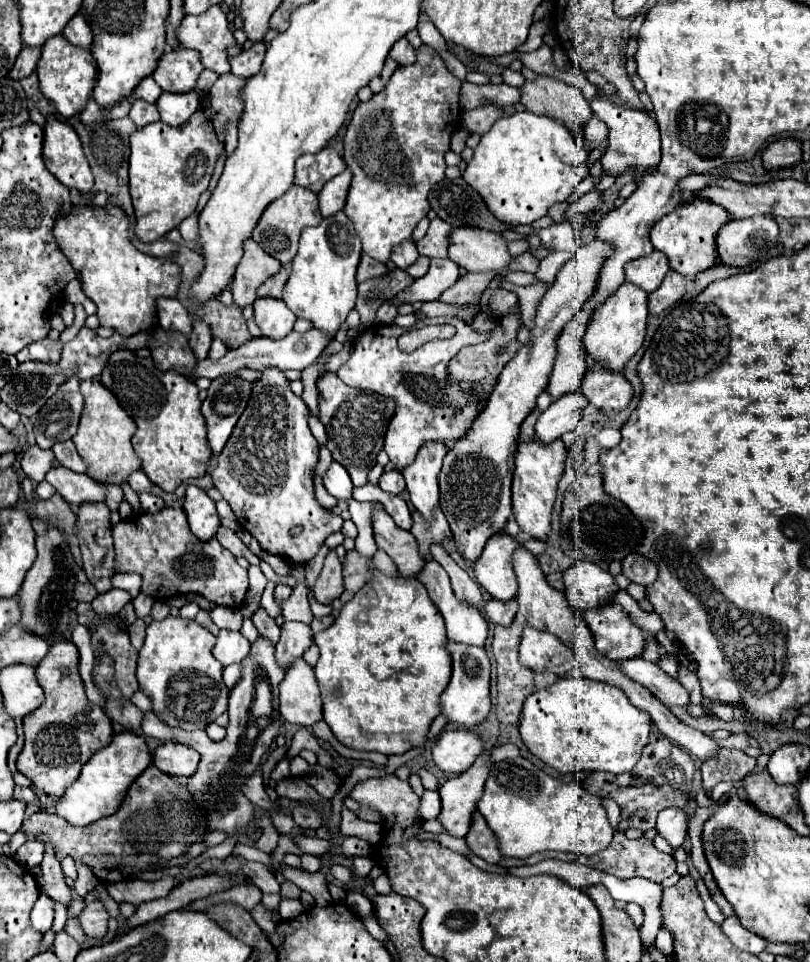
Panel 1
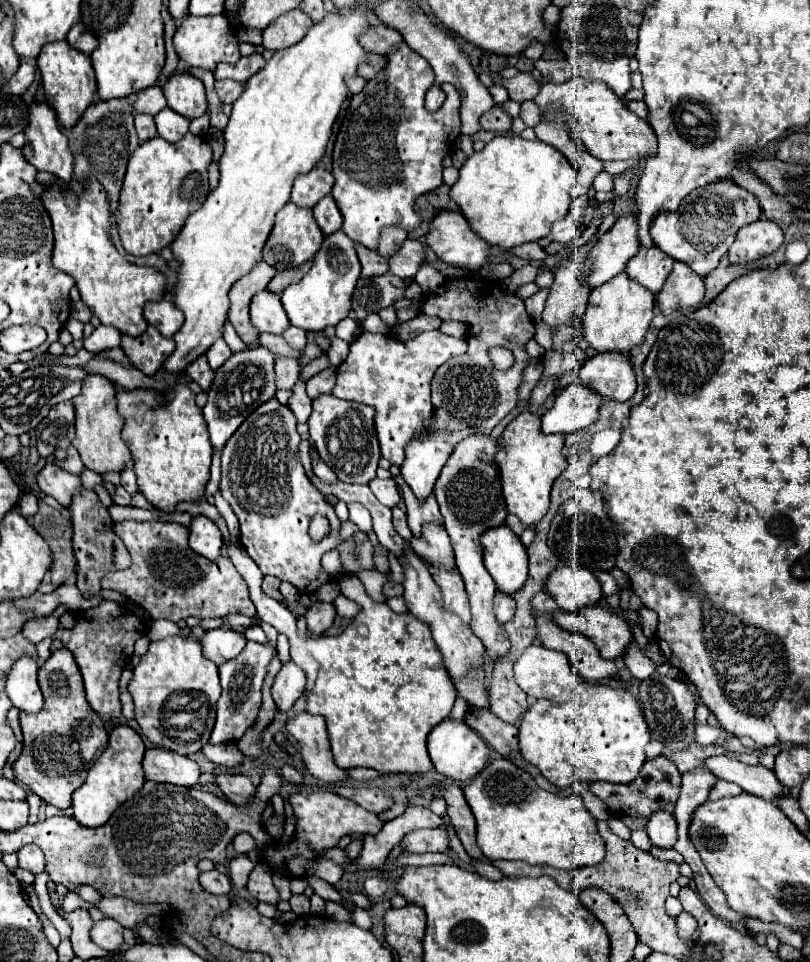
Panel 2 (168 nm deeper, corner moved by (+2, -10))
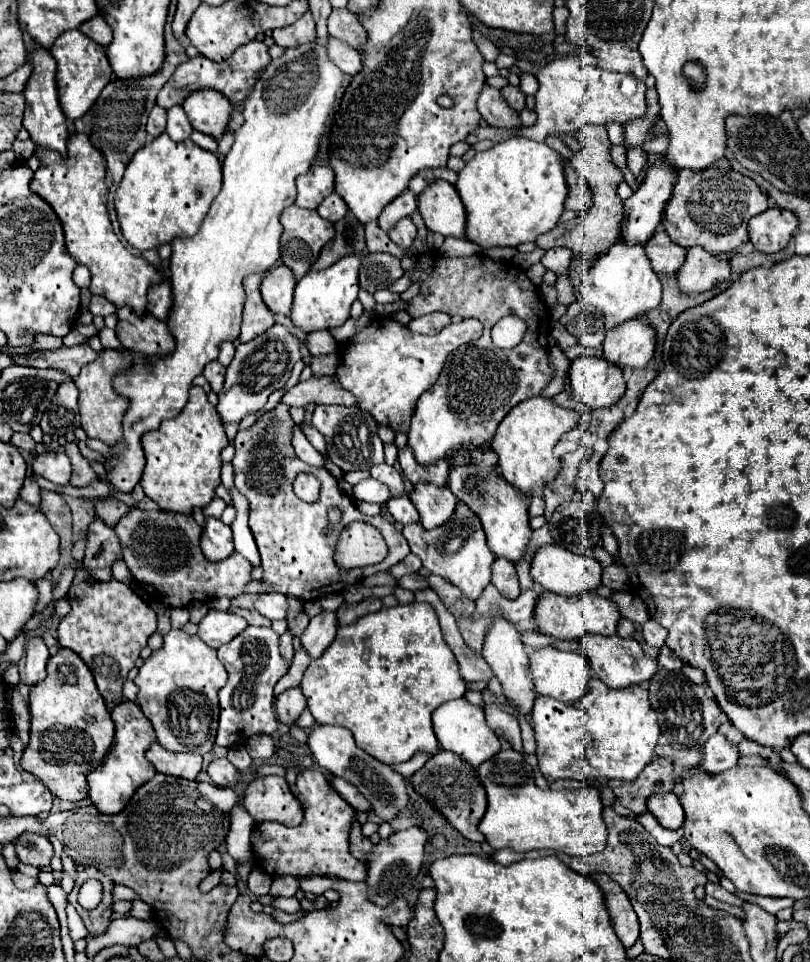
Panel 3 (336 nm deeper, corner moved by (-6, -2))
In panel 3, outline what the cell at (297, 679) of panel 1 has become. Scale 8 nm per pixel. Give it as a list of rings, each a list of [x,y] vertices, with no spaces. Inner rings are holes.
[[[316,723],[308,735],[308,747],[320,767],[324,767],[326,771],[330,771],[336,777],[344,777],[350,783],[354,783],[364,793],[364,797],[370,799],[372,811],[378,817],[382,817],[384,821],[392,821],[406,807],[408,795],[406,795],[404,779],[398,773],[394,773],[388,765],[376,761],[374,757],[370,757],[368,753],[358,749],[352,733],[348,729],[338,727],[338,725],[318,725]]]

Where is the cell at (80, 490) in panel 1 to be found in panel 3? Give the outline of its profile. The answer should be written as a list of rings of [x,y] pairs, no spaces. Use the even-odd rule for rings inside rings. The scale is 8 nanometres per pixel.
[[[42,453],[34,459],[32,469],[36,475],[56,483],[56,485],[68,485],[70,483],[70,459],[66,453]]]

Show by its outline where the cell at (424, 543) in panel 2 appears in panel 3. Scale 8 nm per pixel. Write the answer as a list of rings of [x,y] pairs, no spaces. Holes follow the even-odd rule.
[[[414,487],[410,495],[414,507],[420,513],[420,525],[426,531],[432,531],[444,523],[448,523],[456,511],[458,499],[446,487],[444,491],[436,491],[436,487]]]

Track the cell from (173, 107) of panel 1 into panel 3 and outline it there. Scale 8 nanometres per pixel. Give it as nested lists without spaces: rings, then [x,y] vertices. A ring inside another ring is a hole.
[[[174,105],[168,109],[168,125],[166,125],[166,133],[174,139],[174,141],[184,141],[190,137],[192,133],[192,125],[184,113],[184,109],[180,105]]]

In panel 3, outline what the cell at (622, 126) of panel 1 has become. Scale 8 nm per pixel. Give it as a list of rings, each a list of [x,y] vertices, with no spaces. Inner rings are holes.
[[[566,55],[542,67],[536,79],[540,85],[536,93],[536,115],[538,115],[536,125],[522,127],[516,131],[479,126],[468,135],[466,142],[474,145],[478,141],[490,139],[496,144],[515,134],[530,137],[534,141],[544,141],[546,135],[550,133],[578,131],[582,125],[588,125],[588,123],[590,125],[608,125],[608,123],[626,125],[628,121],[642,119],[646,115],[646,97],[644,97],[646,85],[634,75],[612,73],[592,65],[582,65],[578,57]]]

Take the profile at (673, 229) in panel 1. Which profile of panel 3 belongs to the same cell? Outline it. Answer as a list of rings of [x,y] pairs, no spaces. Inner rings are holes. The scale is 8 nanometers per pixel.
[[[710,167],[708,171],[700,171],[700,175],[692,173],[692,171],[680,171],[678,173],[678,181],[672,189],[672,197],[666,203],[664,209],[664,217],[662,217],[662,225],[668,233],[668,237],[678,243],[680,247],[694,247],[700,245],[702,249],[706,249],[712,255],[722,255],[722,253],[730,253],[734,249],[738,249],[746,239],[746,225],[750,221],[750,217],[766,211],[770,207],[766,193],[748,177],[736,173],[736,171],[724,171],[720,167]]]

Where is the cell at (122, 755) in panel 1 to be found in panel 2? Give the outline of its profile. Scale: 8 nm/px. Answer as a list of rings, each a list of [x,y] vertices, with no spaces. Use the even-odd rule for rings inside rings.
[[[122,723],[114,725],[114,729],[110,731],[110,743],[106,751],[90,767],[84,785],[72,795],[72,811],[74,811],[74,817],[80,821],[80,825],[84,827],[104,825],[124,801],[132,799],[132,795],[142,789],[146,781],[144,771],[142,771],[144,751],[146,751],[146,745],[132,727],[122,725]]]

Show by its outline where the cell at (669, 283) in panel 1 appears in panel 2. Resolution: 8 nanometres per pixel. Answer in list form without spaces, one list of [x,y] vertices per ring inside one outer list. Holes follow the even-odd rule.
[[[676,261],[674,271],[668,275],[662,291],[656,295],[658,311],[670,315],[676,309],[698,307],[704,299],[704,279],[696,275],[686,263]]]

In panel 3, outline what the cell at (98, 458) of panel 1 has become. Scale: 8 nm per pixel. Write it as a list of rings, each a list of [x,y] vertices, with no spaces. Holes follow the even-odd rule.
[[[104,349],[100,353],[100,359],[96,363],[88,363],[84,371],[74,379],[78,391],[80,391],[80,417],[82,417],[82,429],[88,437],[104,441],[106,445],[118,445],[122,443],[122,419],[128,411],[128,399],[116,393],[112,379],[118,373],[126,373],[132,367],[132,355],[128,351],[116,351],[116,349]]]

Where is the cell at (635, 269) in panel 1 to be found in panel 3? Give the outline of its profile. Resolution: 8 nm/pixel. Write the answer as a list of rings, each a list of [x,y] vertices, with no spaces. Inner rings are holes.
[[[664,231],[654,233],[652,239],[644,245],[644,249],[646,249],[646,257],[650,259],[652,269],[658,275],[676,273],[686,257],[686,249],[672,243]]]

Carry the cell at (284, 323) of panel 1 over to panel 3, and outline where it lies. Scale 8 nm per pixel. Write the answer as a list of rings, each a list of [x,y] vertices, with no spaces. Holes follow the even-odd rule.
[[[284,265],[274,267],[266,277],[264,283],[260,287],[262,291],[262,299],[266,303],[266,307],[278,315],[290,315],[292,311],[292,291],[294,291],[296,279],[292,275],[292,271]]]

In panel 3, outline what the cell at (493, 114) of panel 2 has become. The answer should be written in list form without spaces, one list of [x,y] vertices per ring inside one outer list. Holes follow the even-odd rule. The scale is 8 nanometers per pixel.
[[[506,85],[504,89],[500,89],[500,93],[502,93],[502,97],[506,99],[506,103],[510,105],[510,109],[514,109],[516,113],[520,113],[522,109],[524,109],[524,95],[522,95],[522,91],[518,89],[518,87],[512,87],[512,85]]]

